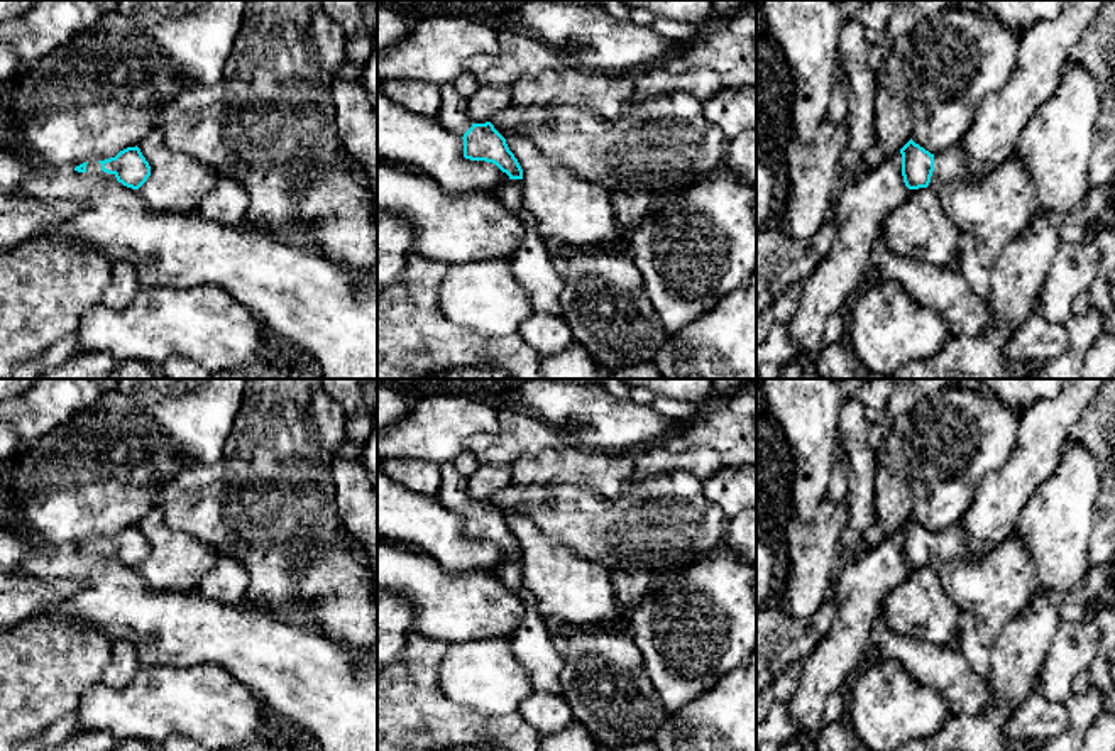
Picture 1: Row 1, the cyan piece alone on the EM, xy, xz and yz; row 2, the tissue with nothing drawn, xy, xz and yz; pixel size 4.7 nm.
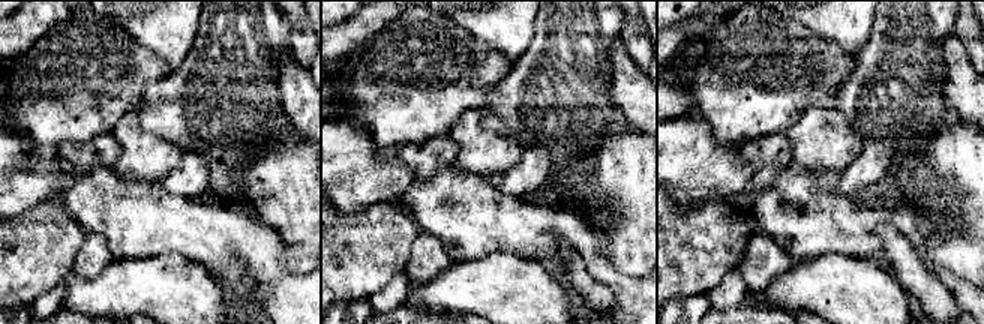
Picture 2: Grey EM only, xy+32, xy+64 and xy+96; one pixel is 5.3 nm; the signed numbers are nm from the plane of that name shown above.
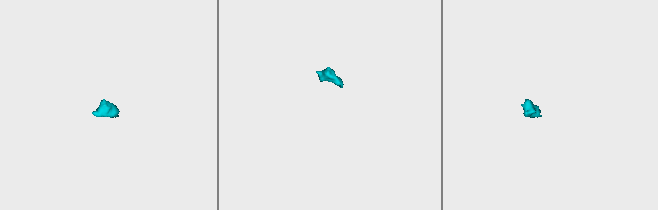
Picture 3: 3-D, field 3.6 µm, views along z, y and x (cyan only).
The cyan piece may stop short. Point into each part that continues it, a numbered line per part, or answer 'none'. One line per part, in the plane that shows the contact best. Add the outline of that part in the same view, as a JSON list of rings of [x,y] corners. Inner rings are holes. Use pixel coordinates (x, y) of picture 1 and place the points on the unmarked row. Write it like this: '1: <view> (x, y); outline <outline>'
1: xz (454, 494); outline [[[453,462],[440,463],[440,474],[442,487],[437,496],[440,504],[459,516],[464,516],[474,502],[469,494],[469,479],[455,469]]]
2: yz (995, 587); outline [[[959,523],[934,534],[929,567],[939,575],[944,592],[961,612],[973,616],[980,641],[988,648],[995,644],[1008,621],[1029,604],[1035,590],[1035,567],[1015,531],[998,548],[973,560]]]

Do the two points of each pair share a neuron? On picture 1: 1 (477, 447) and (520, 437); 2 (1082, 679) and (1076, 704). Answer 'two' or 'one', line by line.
1: one
2: two

